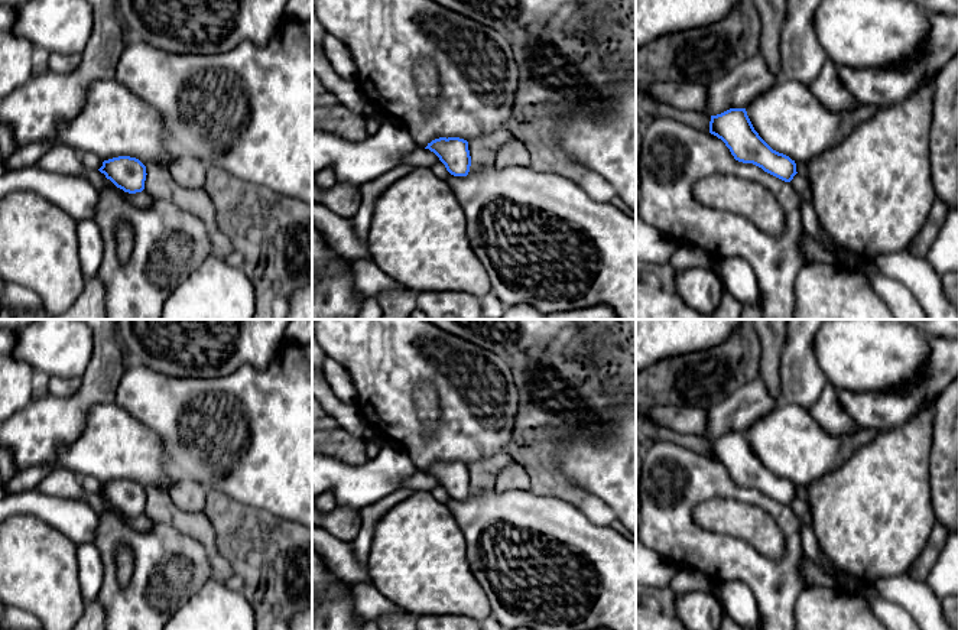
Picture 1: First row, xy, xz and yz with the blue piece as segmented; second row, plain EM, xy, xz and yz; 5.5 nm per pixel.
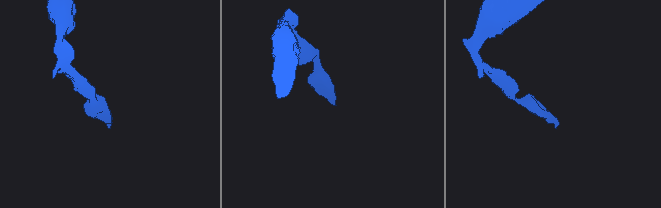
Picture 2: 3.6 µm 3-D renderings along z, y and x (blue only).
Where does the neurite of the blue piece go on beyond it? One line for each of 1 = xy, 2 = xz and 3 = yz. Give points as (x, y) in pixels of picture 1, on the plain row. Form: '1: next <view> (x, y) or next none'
1: next none
2: next none
3: next none

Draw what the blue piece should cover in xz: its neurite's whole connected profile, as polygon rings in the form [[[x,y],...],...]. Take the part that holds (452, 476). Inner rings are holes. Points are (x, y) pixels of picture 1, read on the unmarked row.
[[[439,461],[425,472],[433,475],[454,500],[467,500],[471,490],[468,465],[459,461]]]

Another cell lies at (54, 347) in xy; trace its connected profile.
[[[36,319],[17,332],[14,358],[32,366],[38,377],[82,377],[91,355],[92,332],[84,319]]]

